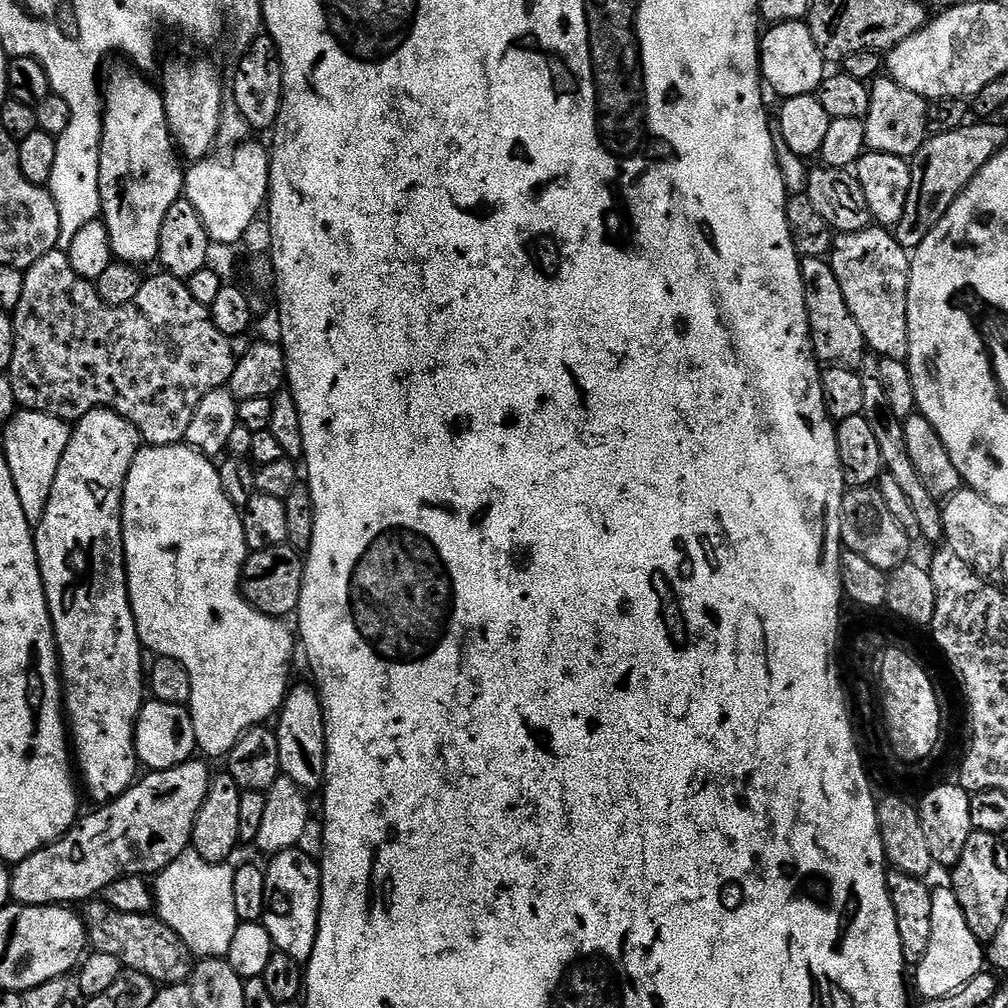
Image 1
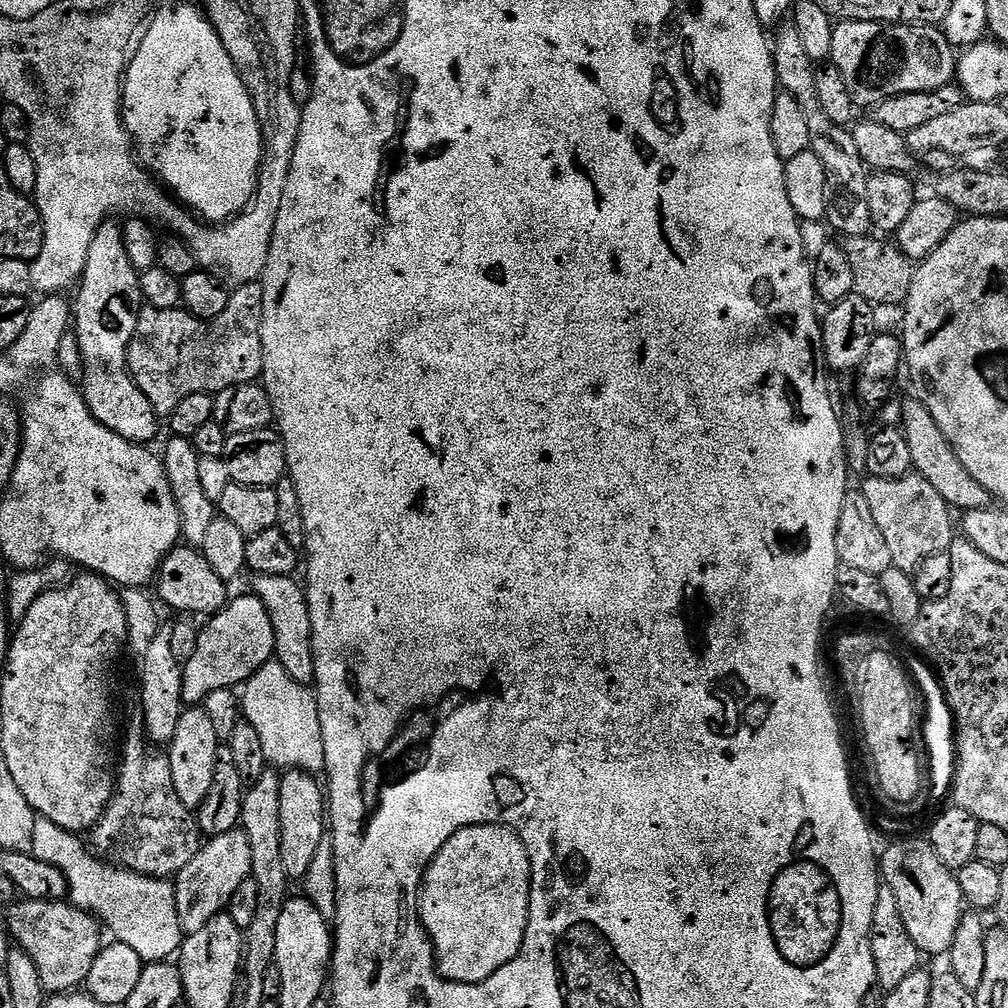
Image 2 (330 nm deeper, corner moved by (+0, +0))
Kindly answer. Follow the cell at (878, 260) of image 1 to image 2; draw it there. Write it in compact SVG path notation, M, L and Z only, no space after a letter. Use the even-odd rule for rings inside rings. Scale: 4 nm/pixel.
M919 407L902 421L902 427L910 442L913 469L922 478L926 478L926 482L930 482L930 486L934 486L934 490L938 490L942 498L946 498L949 508L965 513L989 507L994 500L992 493L982 486L982 482L978 482L978 478L974 478L974 474L970 474L970 470L966 470L966 466L962 466L962 458L958 458L955 446L938 426L938 422L934 422L927 407Z

